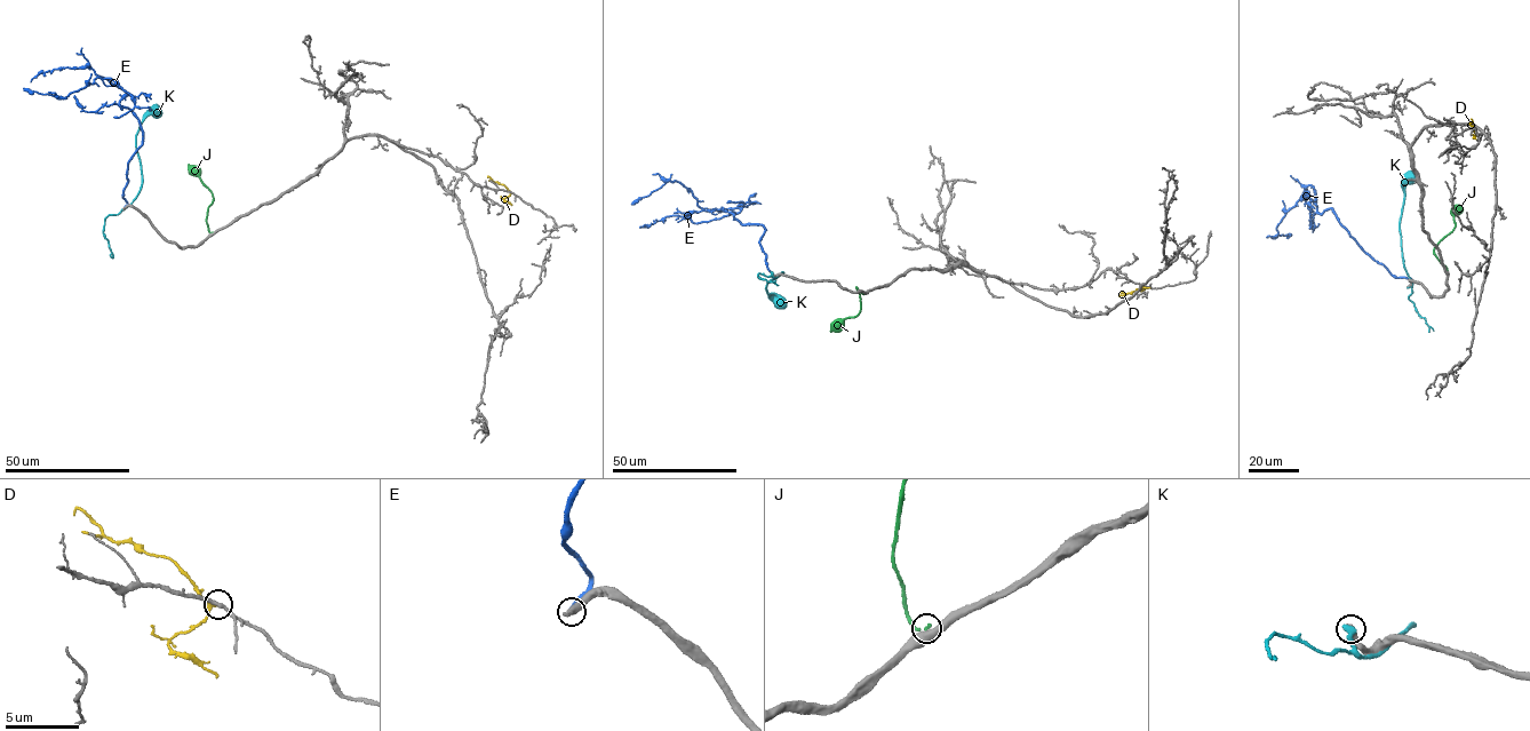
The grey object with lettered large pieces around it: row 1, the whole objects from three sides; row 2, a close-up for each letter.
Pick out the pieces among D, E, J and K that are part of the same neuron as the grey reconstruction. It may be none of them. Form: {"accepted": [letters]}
{"accepted": ["E"]}

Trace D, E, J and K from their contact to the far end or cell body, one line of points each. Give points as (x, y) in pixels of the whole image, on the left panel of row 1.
D: (511, 192), (487, 177)
E: (124, 208), (128, 163), (143, 134), (130, 110), (120, 105), (133, 95), (97, 77), (62, 97), (23, 88)
J: (212, 232), (206, 221), (212, 193), (188, 164)
K: (122, 209), (132, 203), (141, 185), (136, 134), (143, 116), (150, 110), (160, 111)

